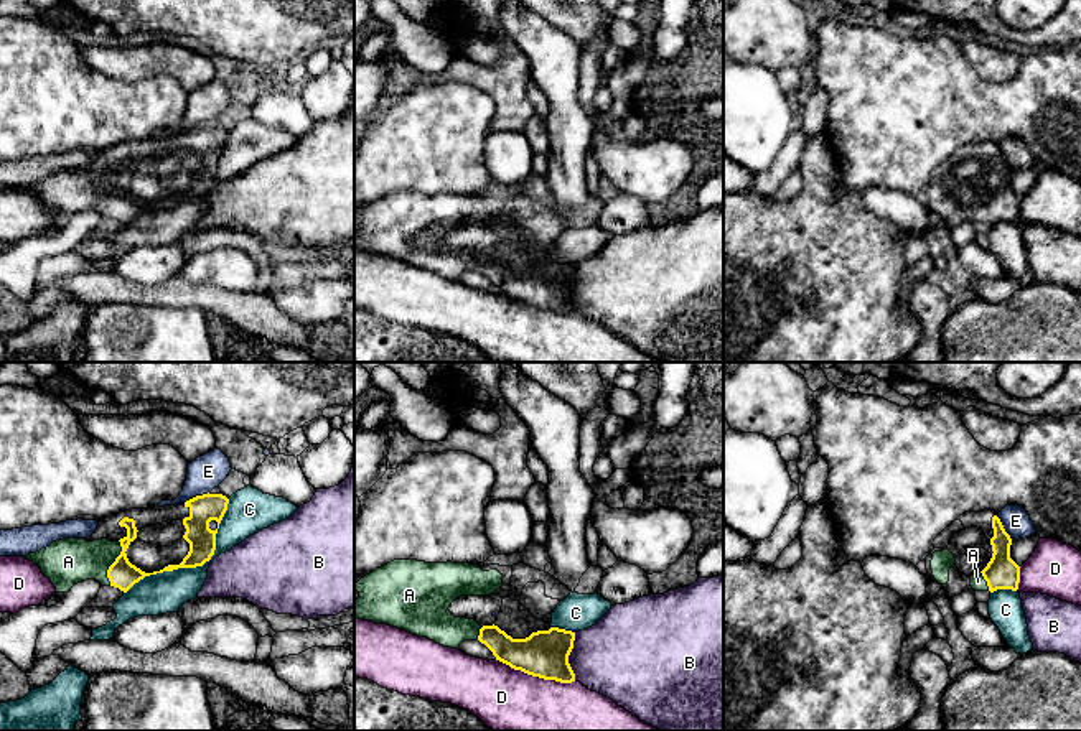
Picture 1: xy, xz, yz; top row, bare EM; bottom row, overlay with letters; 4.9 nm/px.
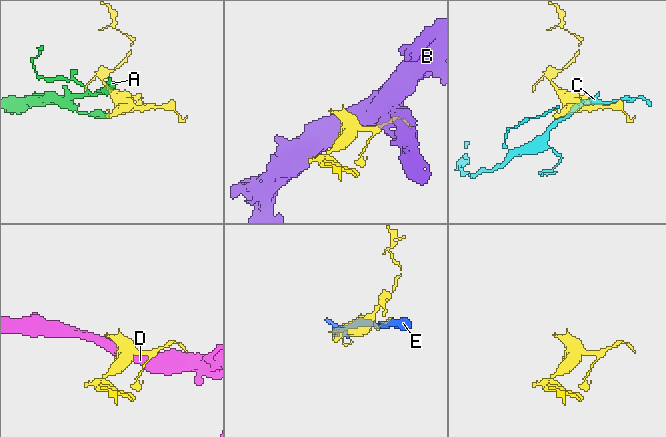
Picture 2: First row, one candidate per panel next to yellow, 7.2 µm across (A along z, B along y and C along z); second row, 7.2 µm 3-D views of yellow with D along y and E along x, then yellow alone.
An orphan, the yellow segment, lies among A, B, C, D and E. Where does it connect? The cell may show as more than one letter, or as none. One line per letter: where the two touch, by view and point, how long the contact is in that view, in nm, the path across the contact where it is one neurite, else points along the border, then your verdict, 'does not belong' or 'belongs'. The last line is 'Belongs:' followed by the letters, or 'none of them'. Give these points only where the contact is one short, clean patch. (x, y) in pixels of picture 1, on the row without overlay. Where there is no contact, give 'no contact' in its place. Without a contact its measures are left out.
A: contact xy (112, 195); length 220 nm; way xy (122, 206), (112, 195), (68, 193); belongs
B: contact xz (567, 288); length 240 nm; does not belong
C: contact xy (196, 196); length 700 nm; does not belong
D: contact xz (536, 307); length 400 nm; does not belong
E: contact xy (196, 127); length 130 nm; does not belong
Belongs: A

